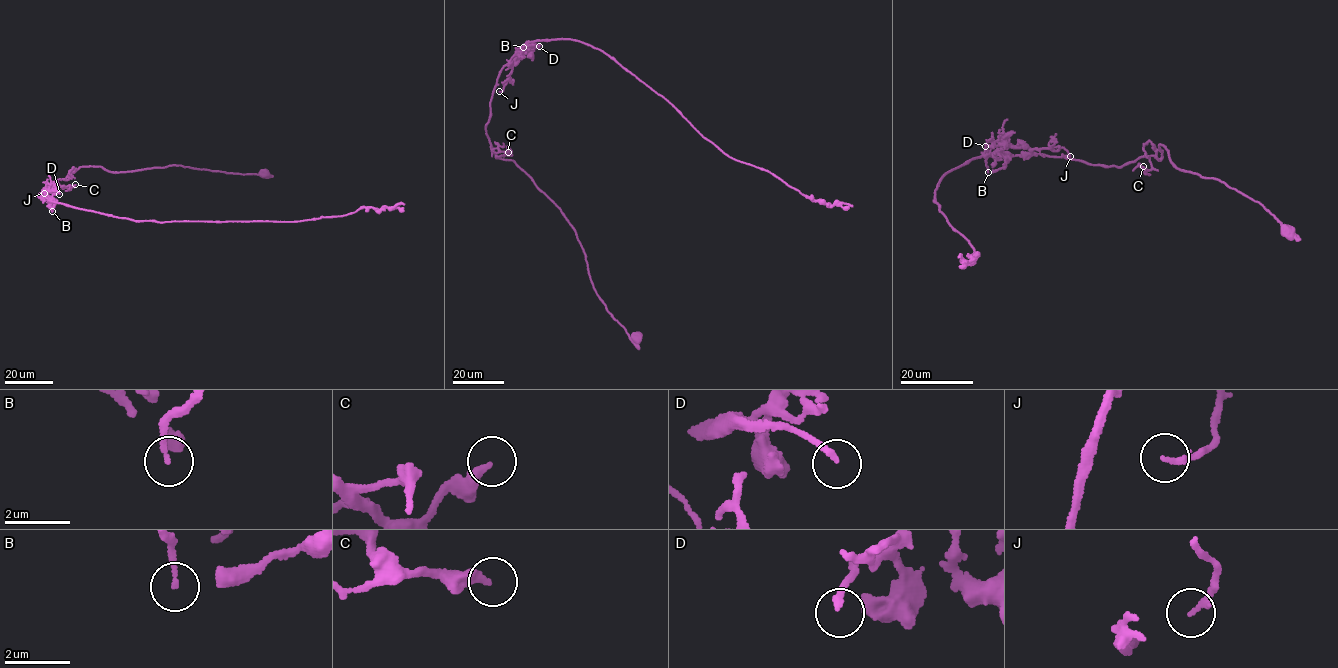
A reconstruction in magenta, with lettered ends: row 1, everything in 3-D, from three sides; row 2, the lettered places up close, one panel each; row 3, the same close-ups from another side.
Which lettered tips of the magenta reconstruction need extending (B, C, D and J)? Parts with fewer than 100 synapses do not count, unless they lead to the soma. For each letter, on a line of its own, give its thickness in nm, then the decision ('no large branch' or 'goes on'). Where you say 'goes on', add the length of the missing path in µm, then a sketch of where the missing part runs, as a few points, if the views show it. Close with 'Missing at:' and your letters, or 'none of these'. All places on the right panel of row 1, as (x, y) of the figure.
B: 160 nm thick; no large branch
C: 320 nm thick; no large branch
D: 190 nm thick; no large branch
J: 180 nm thick; no large branch
Missing at: none of these

